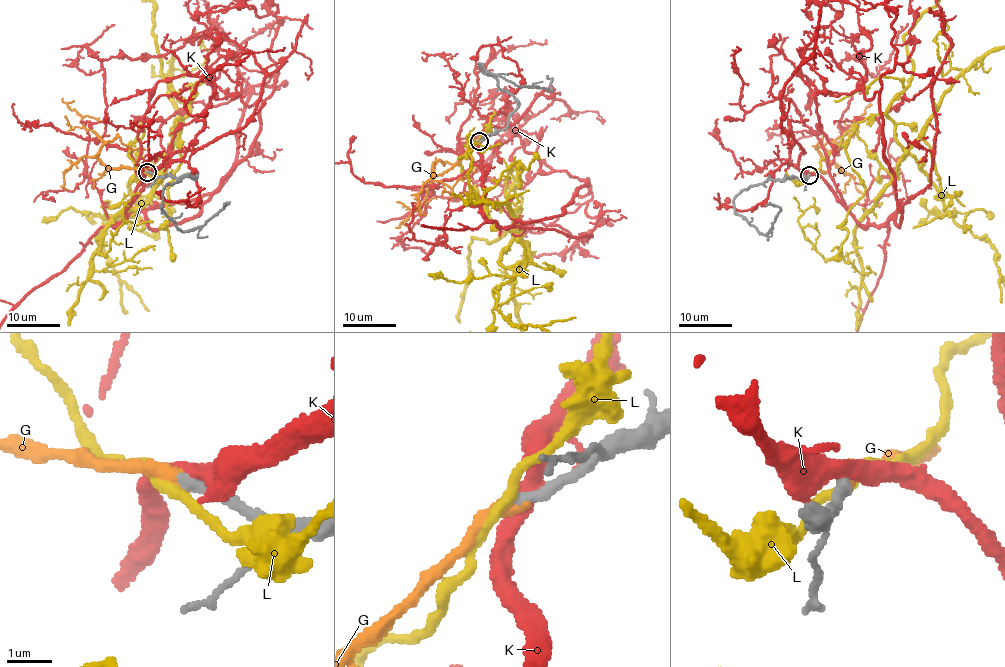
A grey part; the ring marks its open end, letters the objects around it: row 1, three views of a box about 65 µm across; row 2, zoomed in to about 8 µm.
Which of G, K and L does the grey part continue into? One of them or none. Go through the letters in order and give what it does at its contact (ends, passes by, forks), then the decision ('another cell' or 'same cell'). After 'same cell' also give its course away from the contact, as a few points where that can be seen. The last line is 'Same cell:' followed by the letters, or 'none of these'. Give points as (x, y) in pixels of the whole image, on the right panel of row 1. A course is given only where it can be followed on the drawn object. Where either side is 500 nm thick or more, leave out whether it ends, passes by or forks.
G: it ends there; same cell; it runs (808, 175), (825, 173), (830, 167), (819, 147), (853, 133), (856, 120), (871, 103)
K: it passes by; another cell
L: it passes by; another cell
Same cell: G

